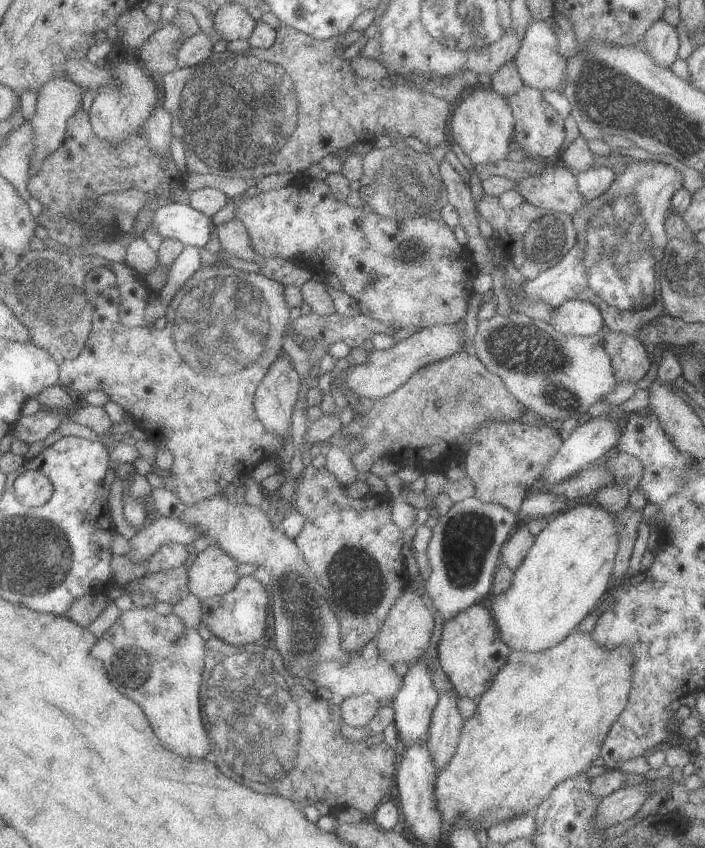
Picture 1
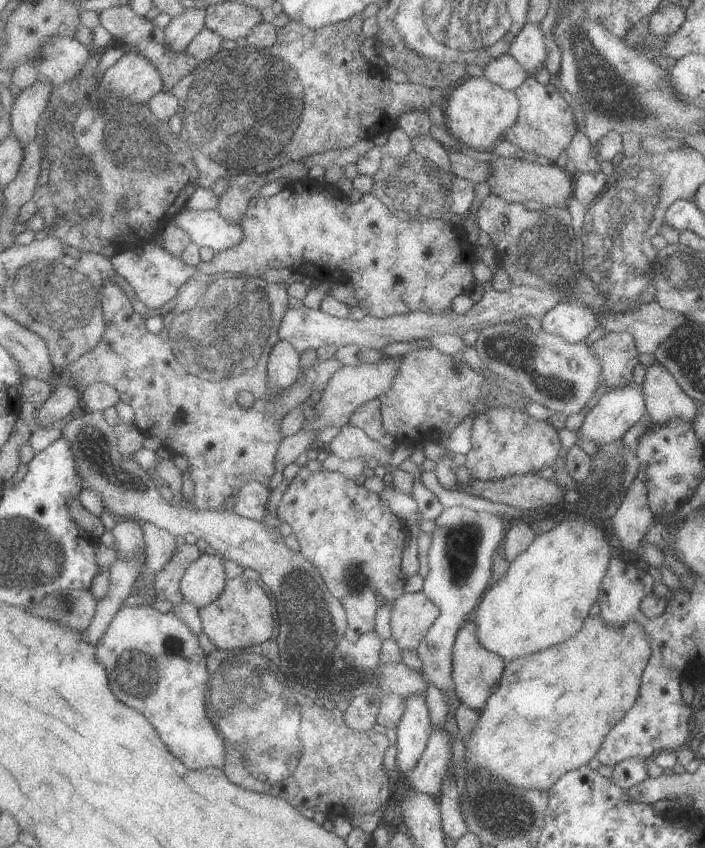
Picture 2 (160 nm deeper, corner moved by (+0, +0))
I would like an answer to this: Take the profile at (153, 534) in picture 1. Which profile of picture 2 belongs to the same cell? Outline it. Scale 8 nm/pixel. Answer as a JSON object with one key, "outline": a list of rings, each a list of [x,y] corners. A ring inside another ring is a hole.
{"outline":[[[145,553],[137,559],[117,559],[110,566],[110,589],[108,595],[99,601],[98,609],[87,630],[82,636],[89,644],[97,646],[100,638],[107,632],[114,616],[126,604],[126,600],[134,593],[134,587],[140,578],[140,562]]]}

